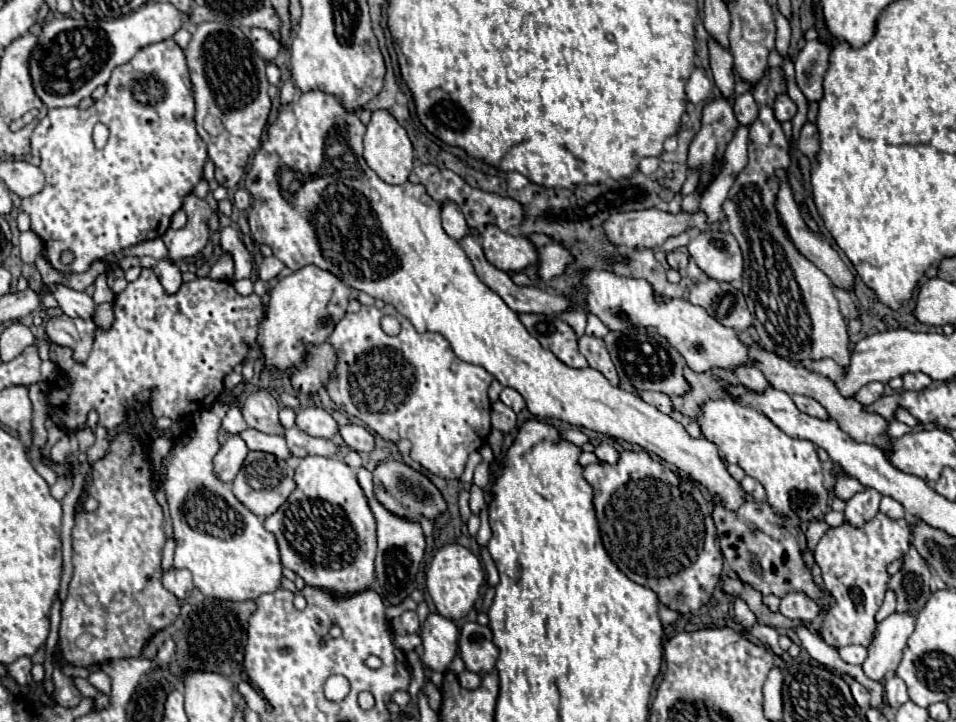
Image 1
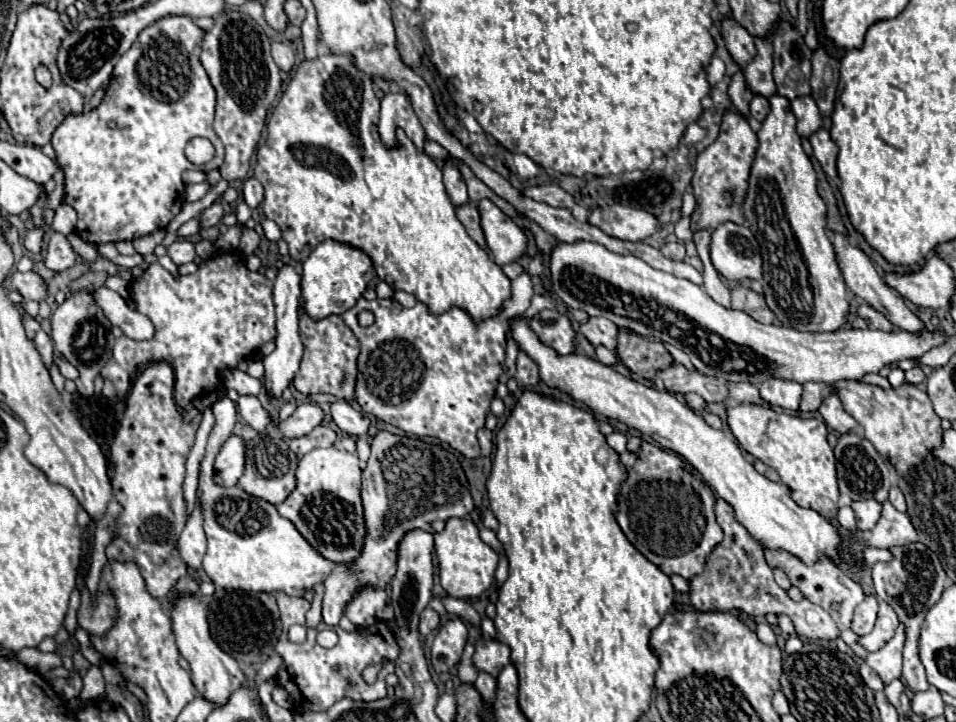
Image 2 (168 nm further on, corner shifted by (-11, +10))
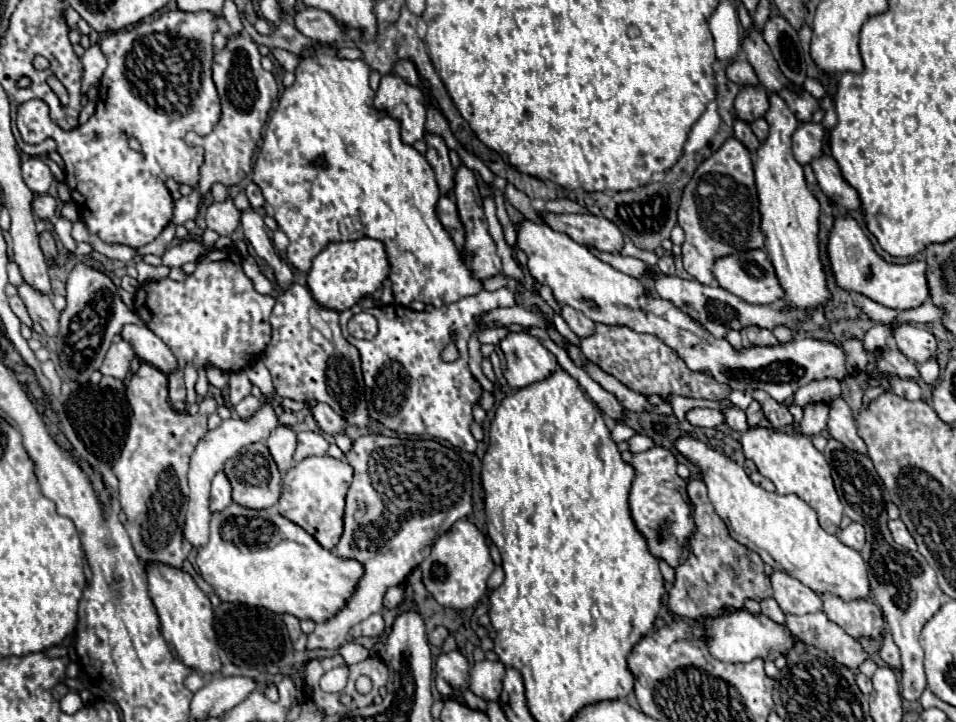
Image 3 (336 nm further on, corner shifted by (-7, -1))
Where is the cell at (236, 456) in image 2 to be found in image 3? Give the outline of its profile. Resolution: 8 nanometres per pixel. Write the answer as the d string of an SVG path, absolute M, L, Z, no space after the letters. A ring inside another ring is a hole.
M217 472L213 478L213 486L211 486L211 512L227 508L231 504L231 484L225 476L225 472Z

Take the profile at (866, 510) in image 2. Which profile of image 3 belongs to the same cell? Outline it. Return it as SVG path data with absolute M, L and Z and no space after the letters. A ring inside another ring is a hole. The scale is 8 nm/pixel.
M851 522L845 530L839 532L839 540L855 550L861 550L865 544L865 528L859 522Z

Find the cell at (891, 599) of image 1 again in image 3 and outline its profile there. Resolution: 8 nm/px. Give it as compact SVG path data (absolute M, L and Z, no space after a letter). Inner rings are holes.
M883 630L883 638L881 638L881 644L879 644L879 656L883 662L887 662L889 666L901 670L901 662L899 662L899 648L895 646L891 634L887 630Z

